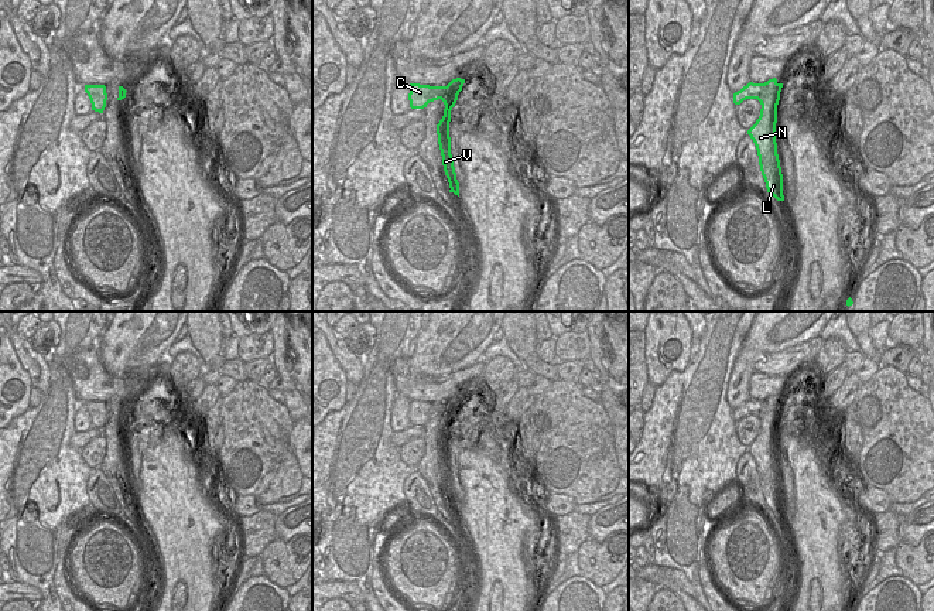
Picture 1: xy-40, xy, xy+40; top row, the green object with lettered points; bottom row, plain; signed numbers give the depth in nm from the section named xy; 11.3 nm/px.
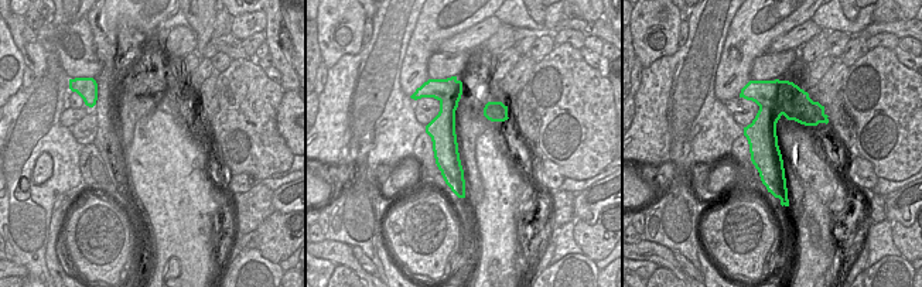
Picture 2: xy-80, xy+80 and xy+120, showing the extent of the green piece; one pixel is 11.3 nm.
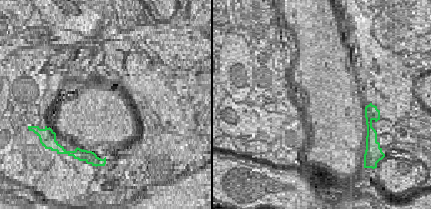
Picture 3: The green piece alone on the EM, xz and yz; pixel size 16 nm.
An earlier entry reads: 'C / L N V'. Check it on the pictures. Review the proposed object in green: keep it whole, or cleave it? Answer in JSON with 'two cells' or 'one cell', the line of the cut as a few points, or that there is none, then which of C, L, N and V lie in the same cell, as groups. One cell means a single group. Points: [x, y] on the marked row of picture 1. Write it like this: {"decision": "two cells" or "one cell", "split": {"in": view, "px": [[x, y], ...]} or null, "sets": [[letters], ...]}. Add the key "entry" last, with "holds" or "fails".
{"decision": "two cells", "split": {"in": "xy+40", "px": [[762, 86], [773, 95], [776, 106]]}, "sets": [["C"], ["L", "N", "V"]], "entry": "holds"}

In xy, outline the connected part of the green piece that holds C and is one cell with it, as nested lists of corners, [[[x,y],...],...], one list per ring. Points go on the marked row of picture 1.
[[[456,78],[452,79],[447,86],[430,86],[420,83],[410,83],[410,107],[411,109],[424,109],[430,102],[438,100],[444,98],[445,89],[449,89],[449,93],[456,93],[462,91],[465,79]]]

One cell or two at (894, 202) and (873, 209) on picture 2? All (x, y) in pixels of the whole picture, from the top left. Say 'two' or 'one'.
two

